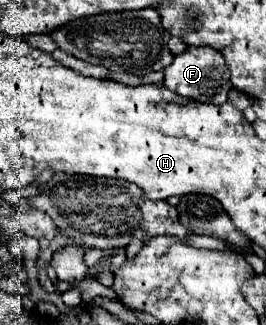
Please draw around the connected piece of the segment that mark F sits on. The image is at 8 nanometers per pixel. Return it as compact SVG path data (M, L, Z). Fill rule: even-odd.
M188 46L184 54L174 56L174 62L164 70L164 86L170 88L172 92L194 98L194 100L204 100L212 104L224 104L228 100L228 92L232 90L230 84L230 70L218 50L212 50L208 46Z

